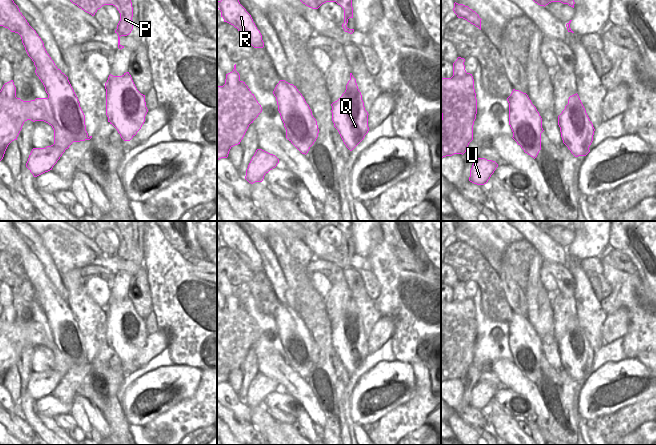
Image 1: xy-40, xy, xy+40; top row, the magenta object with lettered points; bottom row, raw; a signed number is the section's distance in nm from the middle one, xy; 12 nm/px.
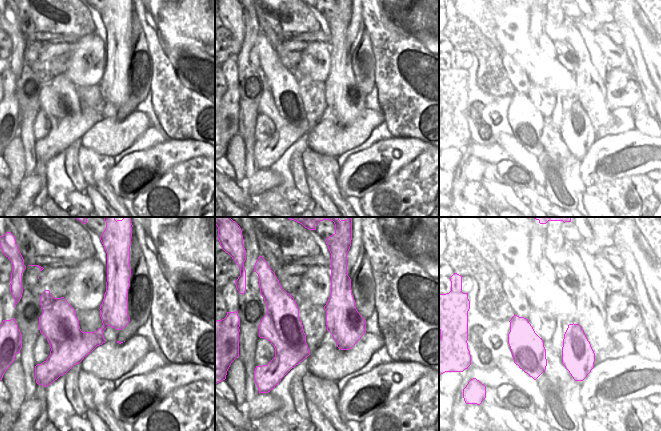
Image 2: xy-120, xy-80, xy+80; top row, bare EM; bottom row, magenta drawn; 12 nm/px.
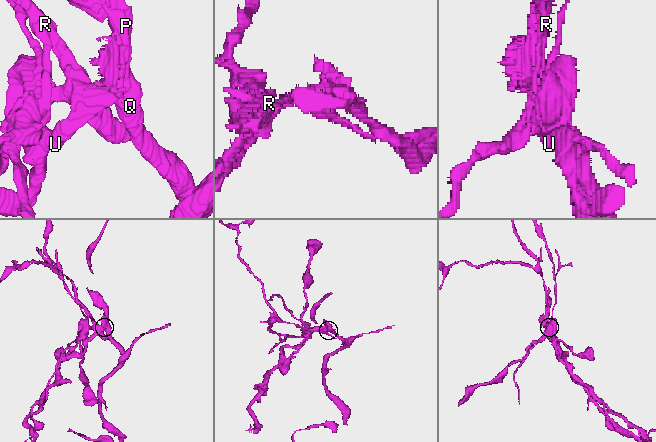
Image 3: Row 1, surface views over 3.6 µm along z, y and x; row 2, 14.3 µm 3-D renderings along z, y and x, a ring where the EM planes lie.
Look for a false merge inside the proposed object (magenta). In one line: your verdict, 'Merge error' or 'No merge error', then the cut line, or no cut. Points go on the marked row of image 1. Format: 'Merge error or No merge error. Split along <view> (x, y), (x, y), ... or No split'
Merge error. Split along xy-40 (48, 96), (55, 113), (78, 111), (72, 142)

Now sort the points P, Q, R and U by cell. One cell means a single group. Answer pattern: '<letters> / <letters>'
P Q U / R

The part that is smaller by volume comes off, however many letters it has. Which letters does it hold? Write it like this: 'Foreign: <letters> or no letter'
Foreign: R

